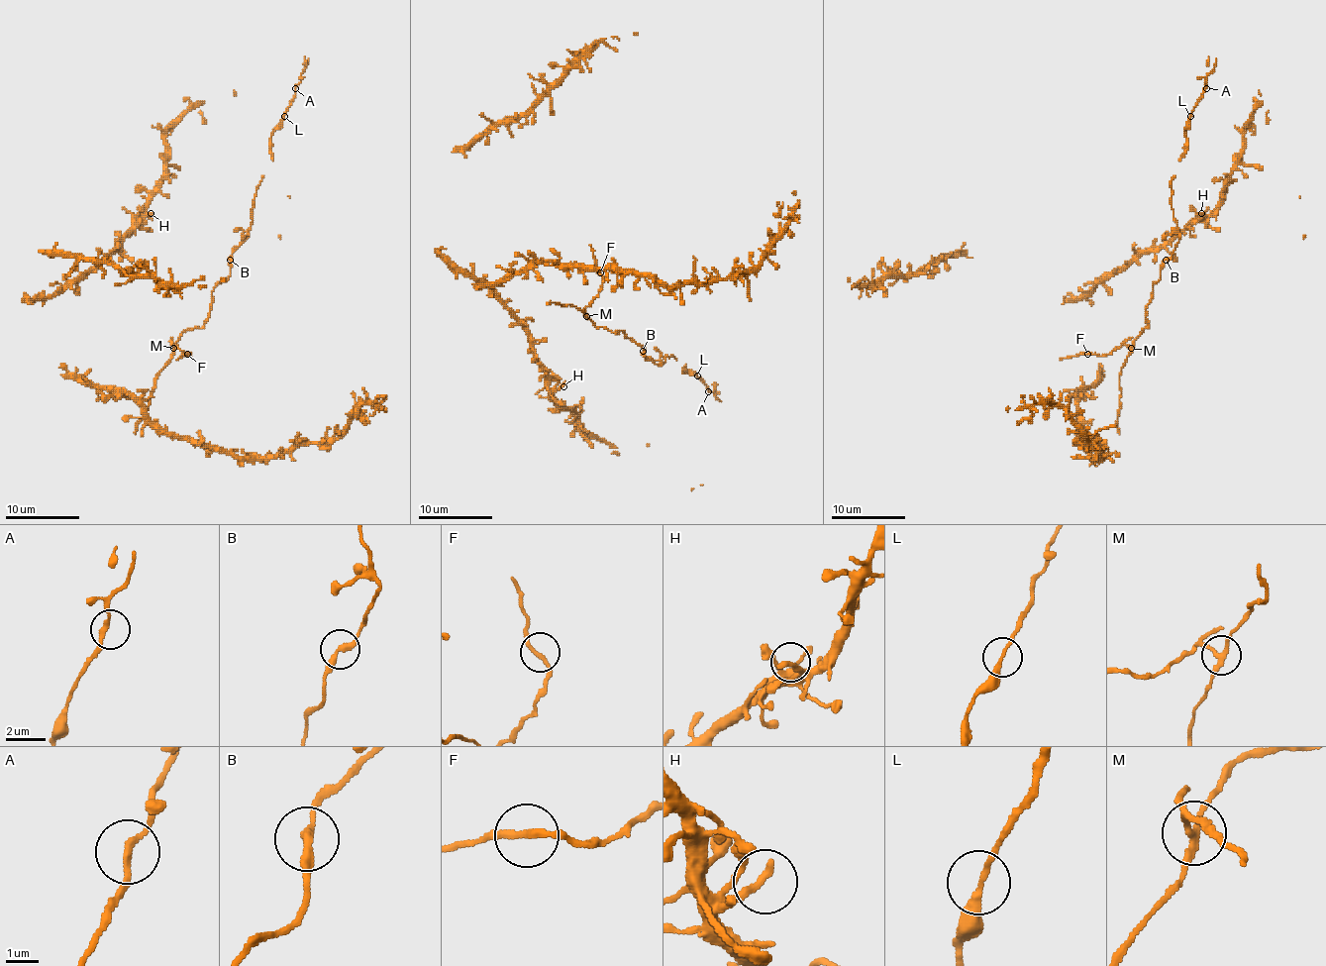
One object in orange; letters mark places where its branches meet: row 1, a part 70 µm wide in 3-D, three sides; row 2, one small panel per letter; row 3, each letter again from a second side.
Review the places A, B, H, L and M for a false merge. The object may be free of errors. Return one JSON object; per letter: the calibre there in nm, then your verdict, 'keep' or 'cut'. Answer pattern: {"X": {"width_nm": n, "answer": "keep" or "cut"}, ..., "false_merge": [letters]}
{"A": {"width_nm": 200, "answer": "keep"}, "B": {"width_nm": 280, "answer": "keep"}, "H": {"width_nm": 320, "answer": "keep"}, "L": {"width_nm": 190, "answer": "keep"}, "M": {"width_nm": 190, "answer": "cut"}, "false_merge": ["M"]}

